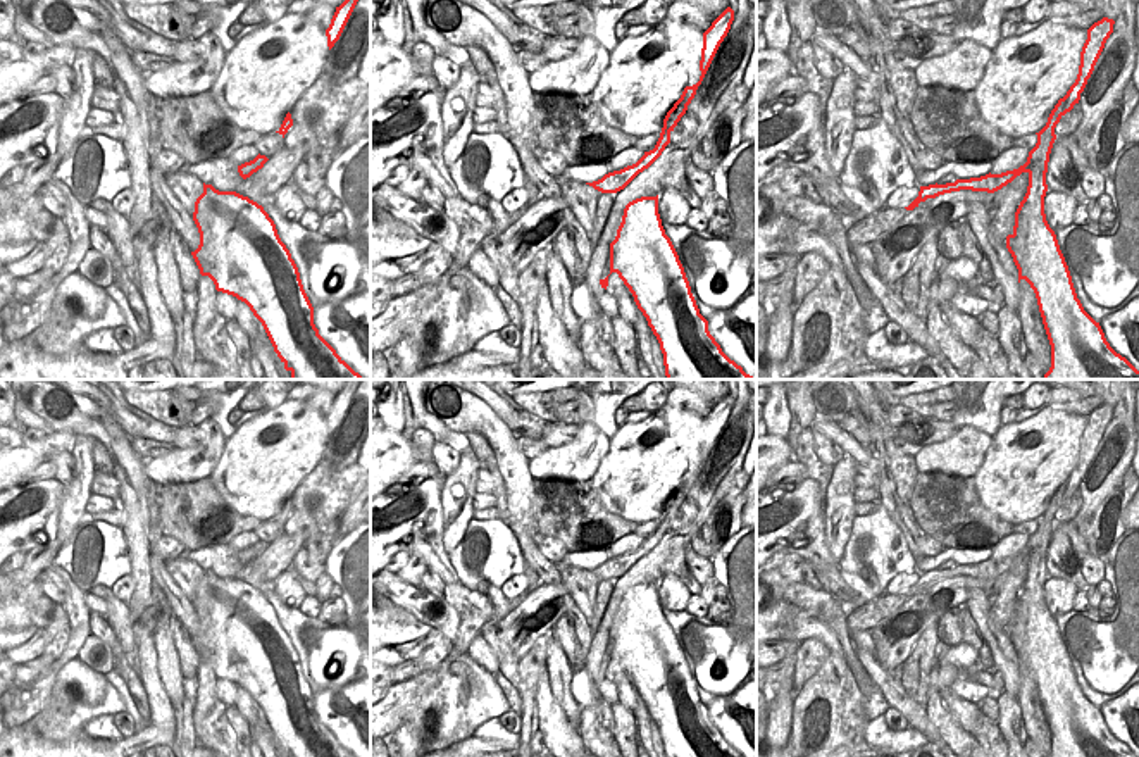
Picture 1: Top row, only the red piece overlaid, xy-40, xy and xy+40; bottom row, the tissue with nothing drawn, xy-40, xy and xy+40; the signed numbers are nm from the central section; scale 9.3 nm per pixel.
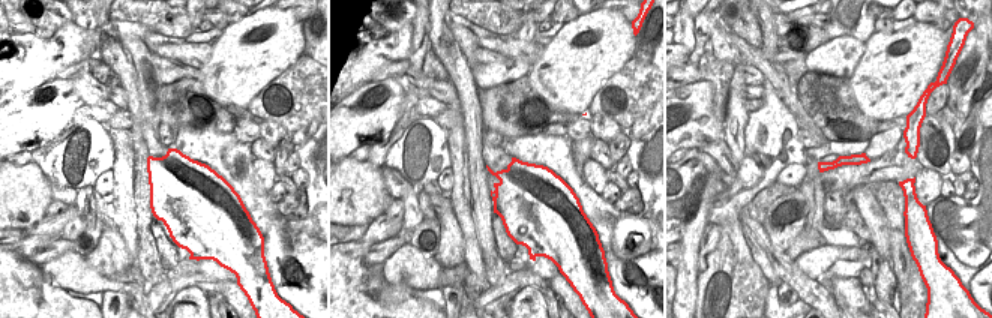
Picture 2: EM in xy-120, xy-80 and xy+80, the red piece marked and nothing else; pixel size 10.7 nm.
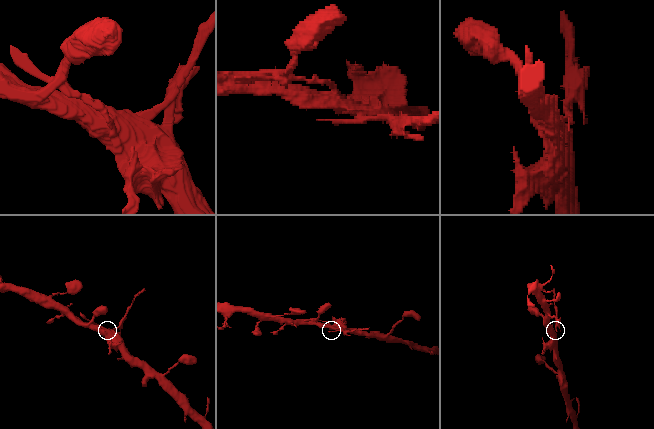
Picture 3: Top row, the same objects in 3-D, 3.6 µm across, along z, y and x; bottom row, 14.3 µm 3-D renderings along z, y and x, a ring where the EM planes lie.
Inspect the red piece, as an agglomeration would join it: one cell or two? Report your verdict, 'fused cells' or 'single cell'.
fused cells

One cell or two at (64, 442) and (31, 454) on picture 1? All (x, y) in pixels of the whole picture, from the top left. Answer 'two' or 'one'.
one

